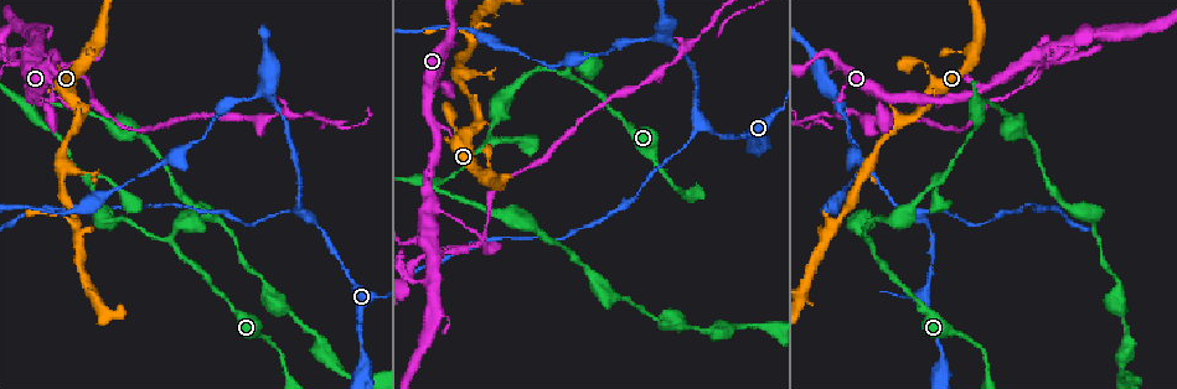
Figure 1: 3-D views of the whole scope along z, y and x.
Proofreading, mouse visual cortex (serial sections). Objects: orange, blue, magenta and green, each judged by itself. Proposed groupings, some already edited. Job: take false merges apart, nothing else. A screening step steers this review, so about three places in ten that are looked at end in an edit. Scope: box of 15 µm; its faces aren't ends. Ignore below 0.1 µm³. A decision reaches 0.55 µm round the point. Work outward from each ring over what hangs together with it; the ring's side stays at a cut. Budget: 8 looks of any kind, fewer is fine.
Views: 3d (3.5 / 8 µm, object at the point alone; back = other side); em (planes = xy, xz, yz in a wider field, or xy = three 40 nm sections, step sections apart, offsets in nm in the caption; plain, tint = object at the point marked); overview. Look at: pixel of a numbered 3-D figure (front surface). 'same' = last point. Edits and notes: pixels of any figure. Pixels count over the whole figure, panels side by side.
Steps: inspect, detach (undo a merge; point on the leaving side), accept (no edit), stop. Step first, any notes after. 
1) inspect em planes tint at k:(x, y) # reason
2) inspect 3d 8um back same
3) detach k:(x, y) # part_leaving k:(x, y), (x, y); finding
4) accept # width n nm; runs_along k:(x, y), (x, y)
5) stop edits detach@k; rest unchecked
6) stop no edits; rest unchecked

inspect 3d 3.5um back at 1:(308, 217) # a narrow waist

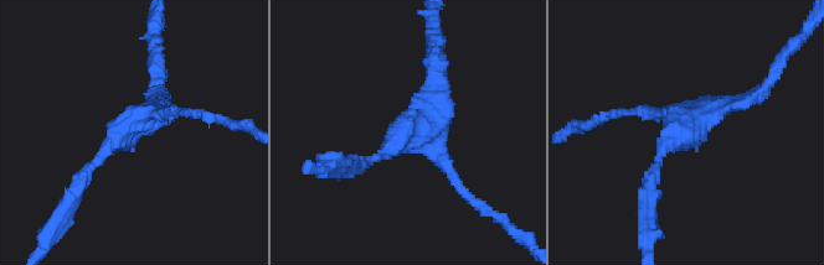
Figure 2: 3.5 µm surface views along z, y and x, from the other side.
inspect em planes tint at 2:(411, 127) # arms 3; arm_widths 150, 200, 200 nm

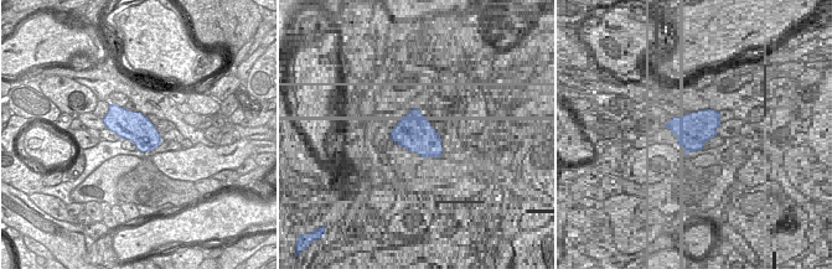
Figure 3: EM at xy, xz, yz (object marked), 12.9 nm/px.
accept # runs_along 2:(652, 176), (680, 126), (753, 95); continuous, no second cell

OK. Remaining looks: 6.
inspect 3d 3.5um at 1:(161, 162) # thick turns thin

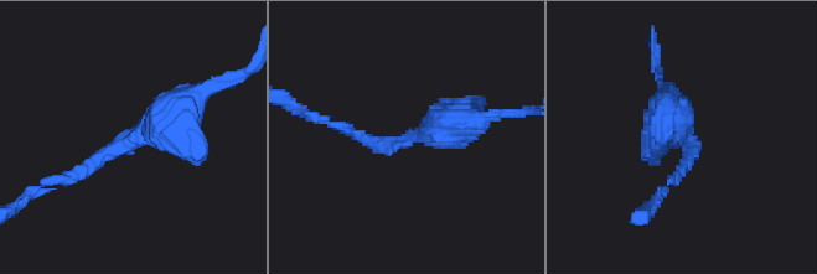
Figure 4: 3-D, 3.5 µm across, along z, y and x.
inspect em planes tint at 4:(121, 143) # arm_widths 150, 500 nm

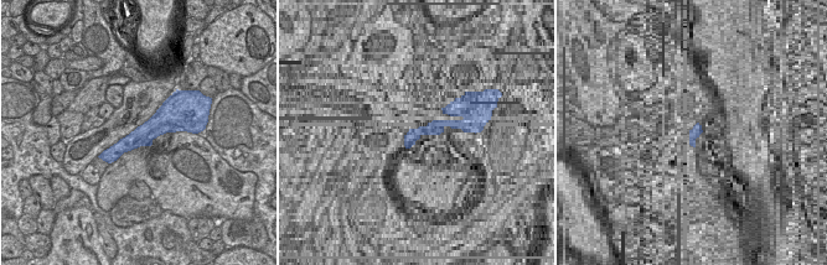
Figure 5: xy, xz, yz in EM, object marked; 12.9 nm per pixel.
inspect em xy step 2 tint same

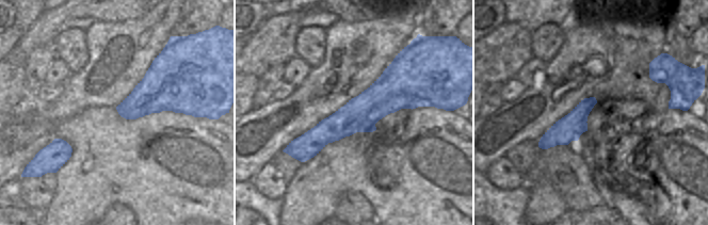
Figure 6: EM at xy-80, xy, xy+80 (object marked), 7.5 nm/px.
accept # one cell here

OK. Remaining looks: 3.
inspect 3d 3.5um at 1:(980, 104) # three arms meet

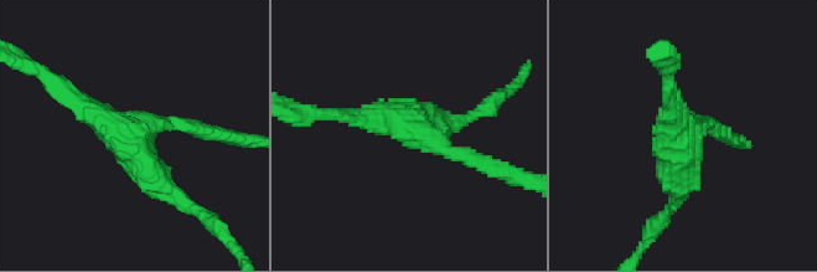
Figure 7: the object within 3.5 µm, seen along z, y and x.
inspect em xy step 3 tint at 7:(681, 136) # shape alone is not enough

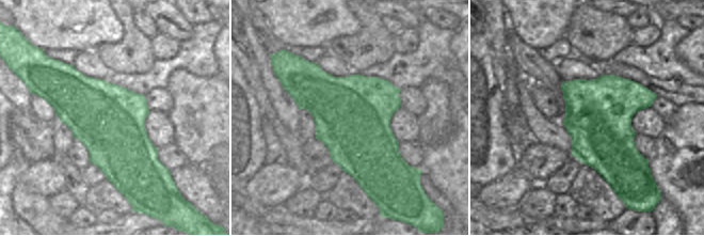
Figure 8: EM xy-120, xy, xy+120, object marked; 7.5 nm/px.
inspect em xy step 1 tint same

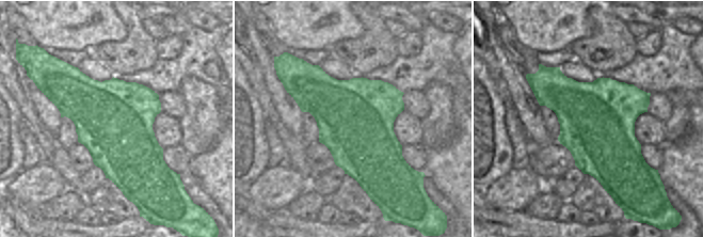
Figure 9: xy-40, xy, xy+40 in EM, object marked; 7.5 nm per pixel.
accept # continuous, no second cell

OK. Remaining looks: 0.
stop no edits; rest unchecked

